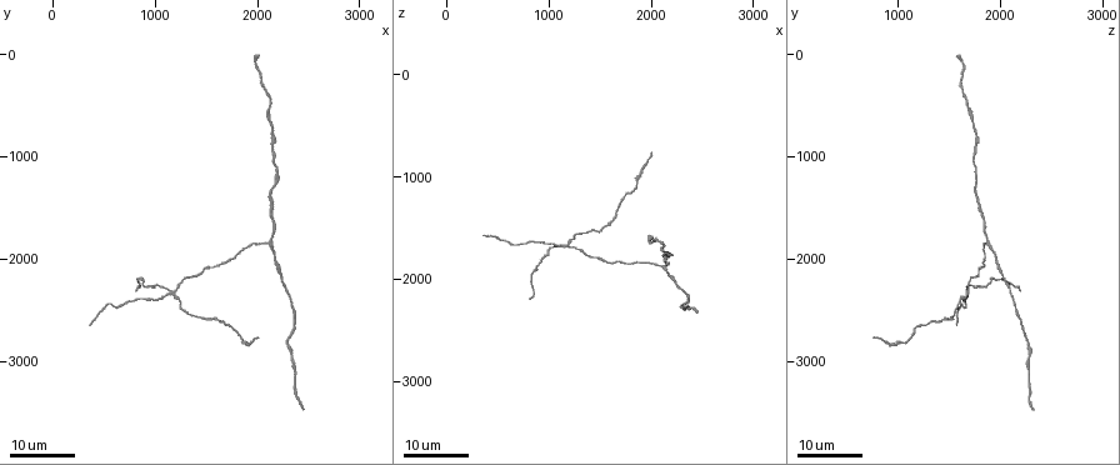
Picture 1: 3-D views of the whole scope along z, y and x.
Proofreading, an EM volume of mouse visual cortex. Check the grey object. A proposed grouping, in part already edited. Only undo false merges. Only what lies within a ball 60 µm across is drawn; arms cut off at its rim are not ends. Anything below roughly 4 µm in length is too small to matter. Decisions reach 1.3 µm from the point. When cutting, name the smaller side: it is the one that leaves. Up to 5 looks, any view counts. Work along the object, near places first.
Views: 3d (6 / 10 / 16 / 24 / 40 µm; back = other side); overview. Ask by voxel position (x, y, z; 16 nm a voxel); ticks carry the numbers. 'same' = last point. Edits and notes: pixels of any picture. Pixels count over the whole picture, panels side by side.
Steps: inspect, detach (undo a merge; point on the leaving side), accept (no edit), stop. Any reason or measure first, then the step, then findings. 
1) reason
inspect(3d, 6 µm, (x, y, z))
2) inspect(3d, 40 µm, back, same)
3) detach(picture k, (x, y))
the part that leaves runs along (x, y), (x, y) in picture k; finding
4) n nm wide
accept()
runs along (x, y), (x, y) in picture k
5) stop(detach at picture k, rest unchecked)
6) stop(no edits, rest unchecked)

inspect(3d, 16 µm, (1180, 2320, 1680))

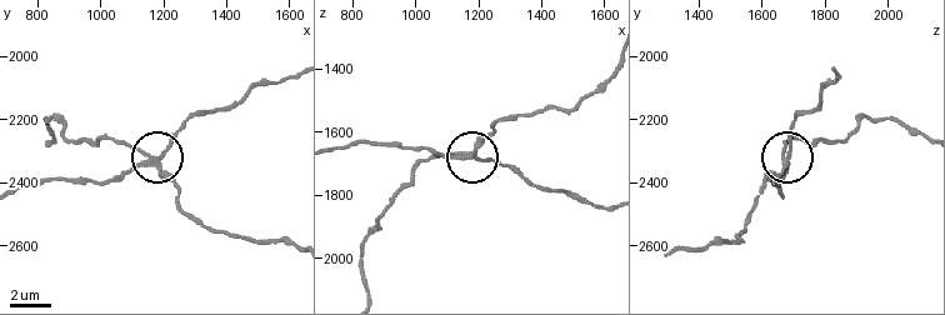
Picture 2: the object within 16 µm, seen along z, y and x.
inspect(3d, 10 µm, (1170, 2340, 1680))

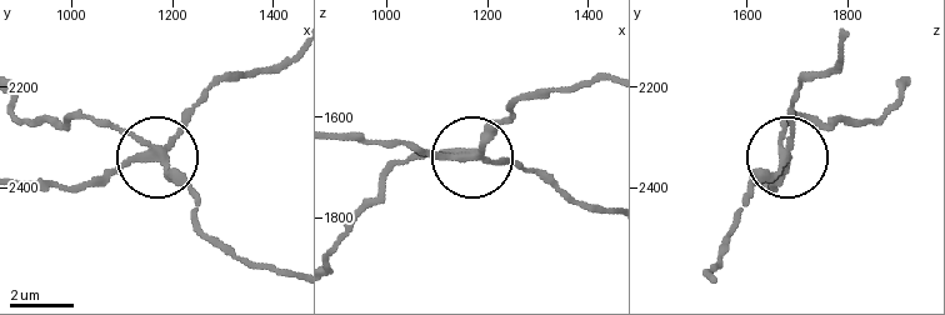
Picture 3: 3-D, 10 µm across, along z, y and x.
220 nm wide
detach(picture 3, (181, 178))
the part that leaves runs along (163, 154), (204, 231), (251, 261), (293, 271) in picture 3; two neurons meet here

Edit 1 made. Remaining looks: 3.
three arms meet
inspect(3d, 16 µm, (2140, 1840, 1880))

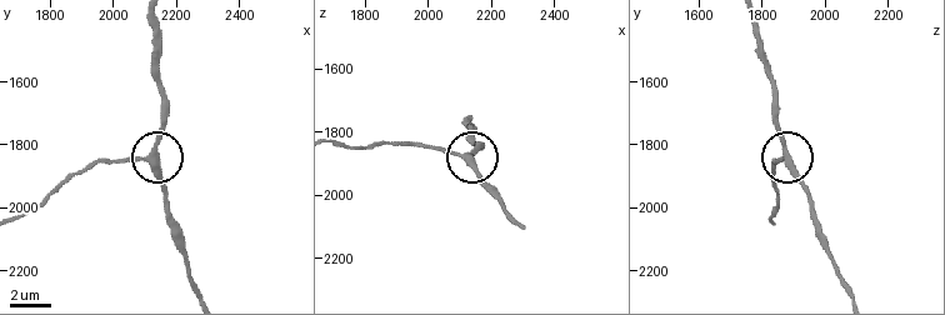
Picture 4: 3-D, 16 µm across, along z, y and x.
closer look
inspect(3d, 10 µm, (2140, 1860, 1880))

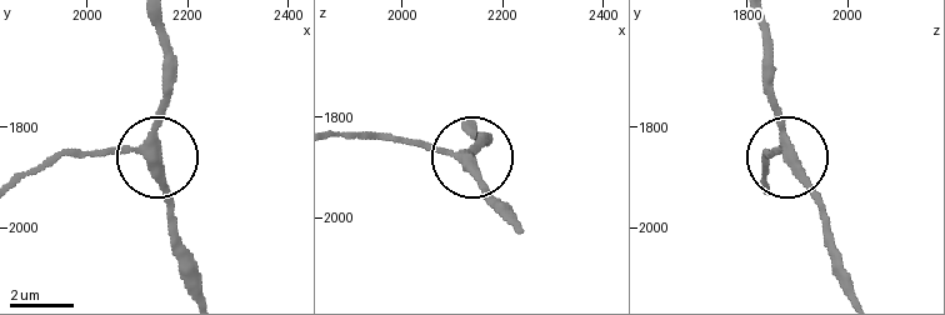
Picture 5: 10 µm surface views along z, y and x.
side arm 31 µm
accept()
runs along (21, 180), (78, 151), (126, 151), (155, 161), (166, 221) in picture 5; one neuron here

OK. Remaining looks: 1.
stop(detach at picture 3, rest unchecked)

